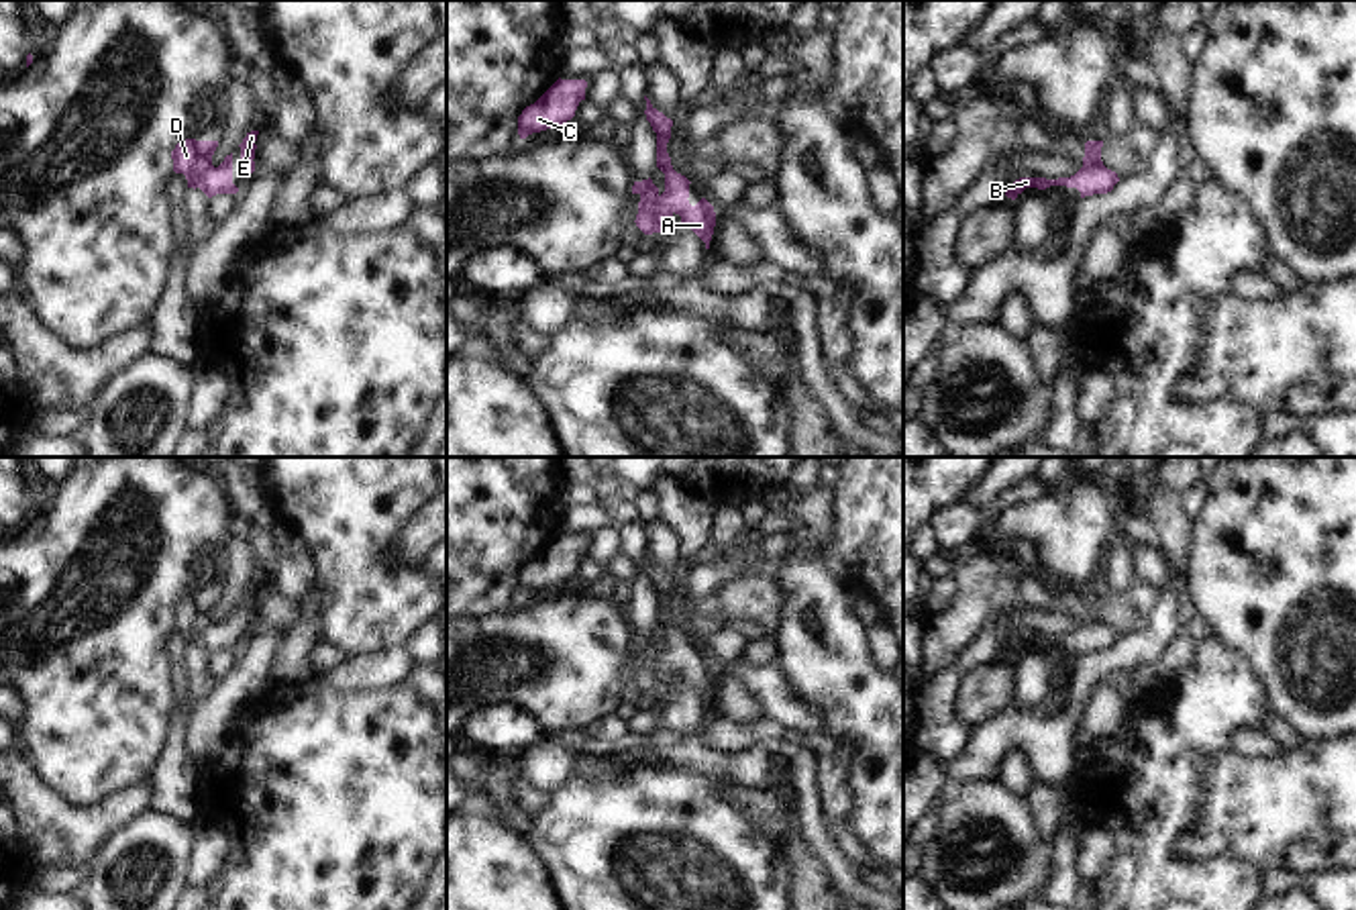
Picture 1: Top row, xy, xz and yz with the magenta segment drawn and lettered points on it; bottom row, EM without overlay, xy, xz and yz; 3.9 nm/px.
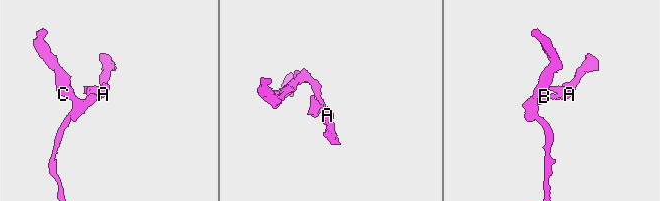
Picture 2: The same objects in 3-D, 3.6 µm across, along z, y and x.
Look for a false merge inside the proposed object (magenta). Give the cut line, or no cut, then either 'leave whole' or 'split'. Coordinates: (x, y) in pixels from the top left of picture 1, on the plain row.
no cut; leave whole

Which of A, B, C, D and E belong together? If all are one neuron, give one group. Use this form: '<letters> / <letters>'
A B C D E

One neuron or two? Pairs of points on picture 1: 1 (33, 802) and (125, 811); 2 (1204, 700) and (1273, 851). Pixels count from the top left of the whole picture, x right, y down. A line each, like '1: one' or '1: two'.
1: one
2: two

